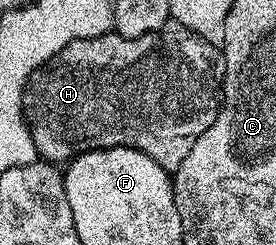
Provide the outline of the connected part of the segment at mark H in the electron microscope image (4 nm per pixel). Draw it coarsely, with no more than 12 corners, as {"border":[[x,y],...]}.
{"border":[[176,22],[72,40],[30,76],[37,155],[175,170],[221,111],[222,49]]}

